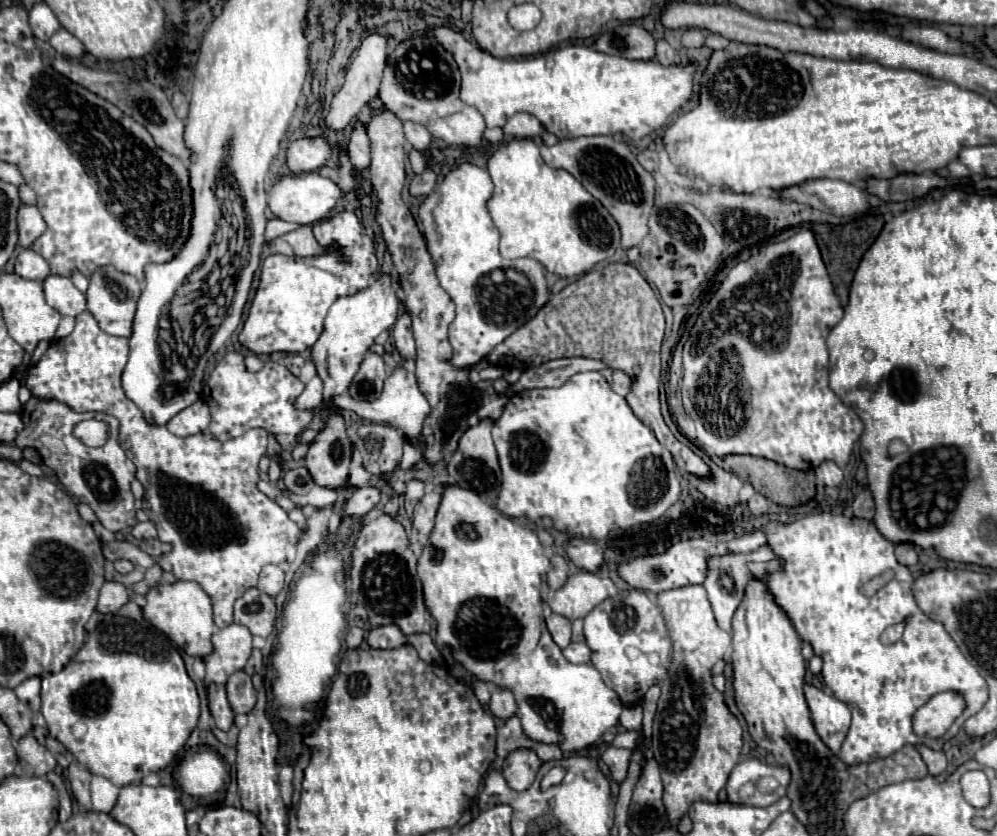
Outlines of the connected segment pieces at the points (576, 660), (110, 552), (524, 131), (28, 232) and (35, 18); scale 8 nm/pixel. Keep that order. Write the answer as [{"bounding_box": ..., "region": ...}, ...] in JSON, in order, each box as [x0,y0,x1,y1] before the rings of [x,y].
[{"bounding_box":[563,642,591,664],"region":[[[571,642],[565,650],[563,656],[573,662],[573,664],[587,664],[591,660],[591,650],[585,642]]]},{"bounding_box":[103,542,155,568],"region":[[[107,542],[103,544],[103,556],[107,560],[117,560],[117,558],[127,558],[131,560],[135,566],[141,566],[141,568],[151,568],[155,564],[155,560],[151,556],[147,556],[139,546],[131,544],[131,542]]]},{"bounding_box":[503,114,545,138],"region":[[[515,114],[507,120],[503,132],[505,136],[515,136],[515,138],[537,138],[545,132],[545,128],[531,114]]]},{"bounding_box":[17,204,47,248],"region":[[[23,204],[19,208],[17,222],[19,222],[19,246],[21,248],[29,248],[47,230],[45,220],[35,206]]]},{"bounding_box":[29,2,61,40],"region":[[[45,2],[35,4],[29,10],[29,24],[33,28],[35,38],[39,38],[39,40],[49,40],[61,28],[57,16],[53,14],[53,10]]]}]

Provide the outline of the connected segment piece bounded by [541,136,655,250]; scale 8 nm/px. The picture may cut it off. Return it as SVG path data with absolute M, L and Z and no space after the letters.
M581 136L581 138L573 138L573 140L559 140L553 148L541 146L541 156L547 166L563 168L571 176L575 176L583 184L583 188L587 192L591 192L591 196L595 196L607 208L607 212L611 212L611 216L615 218L615 222L621 228L621 248L623 250L629 250L643 242L643 238L649 232L647 220L649 220L649 214L651 214L653 202L655 202L655 182L653 182L653 176L637 162L637 158L633 156L631 148L625 142L617 142L611 136Z

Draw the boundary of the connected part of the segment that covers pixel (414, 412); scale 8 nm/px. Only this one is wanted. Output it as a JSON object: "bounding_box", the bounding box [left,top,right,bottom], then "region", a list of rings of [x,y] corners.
{"bounding_box":[329,368,431,442],"region":[[[397,368],[387,380],[385,380],[385,388],[381,392],[381,396],[373,402],[355,402],[347,392],[341,396],[335,396],[329,400],[329,404],[333,408],[341,408],[341,410],[353,410],[357,416],[361,416],[363,420],[369,422],[379,422],[379,424],[389,424],[395,428],[401,428],[403,434],[409,440],[421,442],[421,428],[423,428],[423,420],[431,414],[431,406],[425,398],[425,394],[419,390],[415,374],[405,370],[405,368]]]}

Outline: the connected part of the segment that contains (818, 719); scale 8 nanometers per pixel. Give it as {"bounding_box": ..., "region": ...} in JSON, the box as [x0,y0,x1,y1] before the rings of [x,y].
{"bounding_box":[805,686,851,754],"region":[[[805,686],[805,698],[809,704],[817,734],[831,748],[831,752],[839,754],[839,748],[851,724],[849,706],[815,686]]]}

